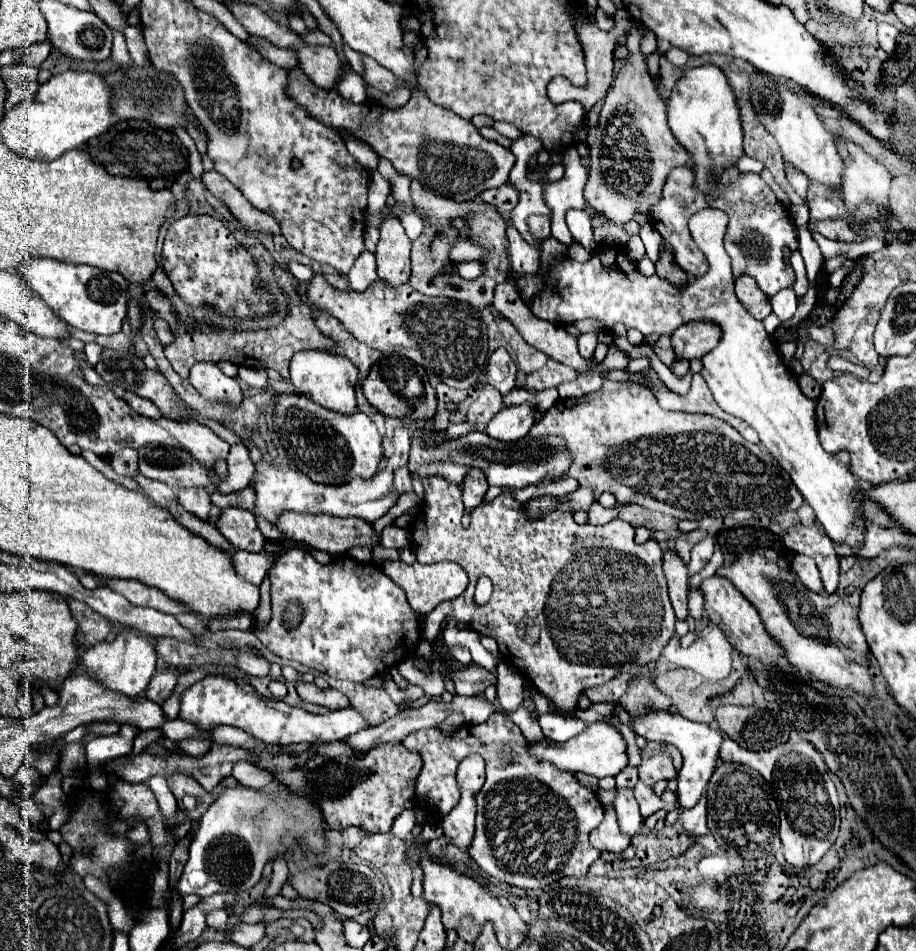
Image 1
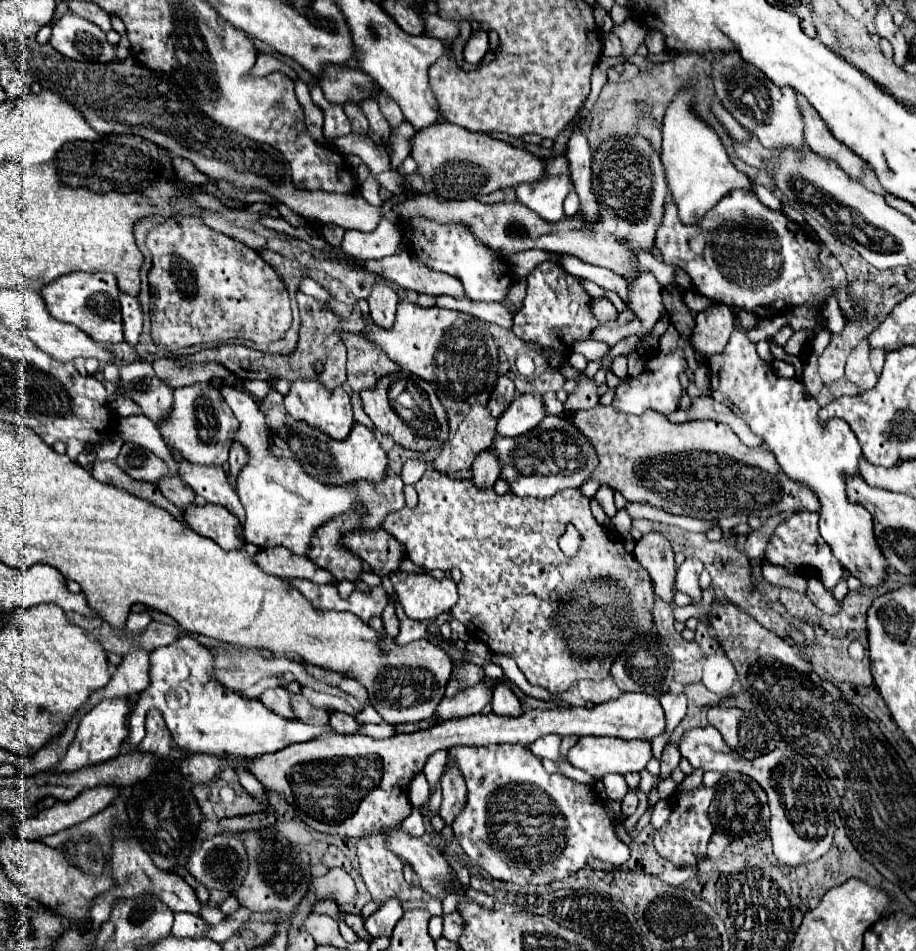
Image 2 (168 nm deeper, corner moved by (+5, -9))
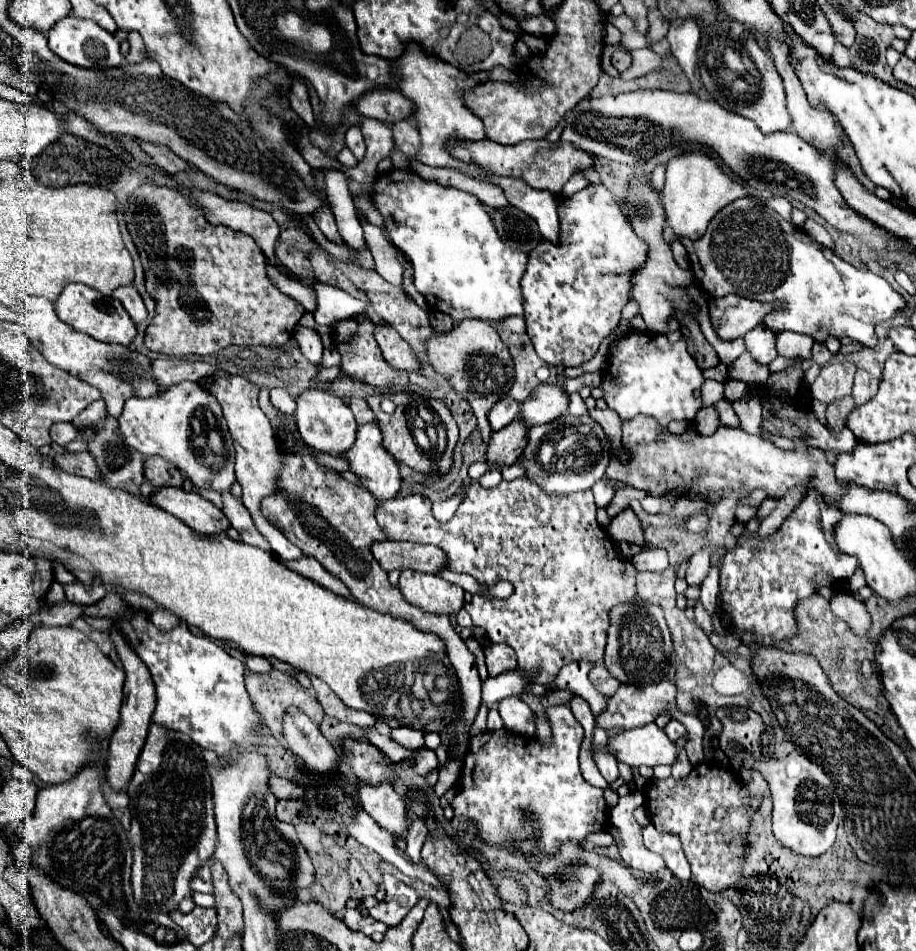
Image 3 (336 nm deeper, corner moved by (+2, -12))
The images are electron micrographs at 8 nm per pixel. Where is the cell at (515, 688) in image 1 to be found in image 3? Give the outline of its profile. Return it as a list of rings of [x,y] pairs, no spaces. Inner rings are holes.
[[[505,698],[499,702],[499,714],[505,722],[505,728],[523,734],[535,736],[535,714],[521,698]]]

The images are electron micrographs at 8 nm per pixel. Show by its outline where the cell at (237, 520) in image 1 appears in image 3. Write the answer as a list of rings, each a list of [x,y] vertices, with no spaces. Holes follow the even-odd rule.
[[[159,488],[149,496],[147,502],[153,502],[201,534],[223,534],[229,528],[229,520],[223,510],[195,490],[187,492],[183,488]]]

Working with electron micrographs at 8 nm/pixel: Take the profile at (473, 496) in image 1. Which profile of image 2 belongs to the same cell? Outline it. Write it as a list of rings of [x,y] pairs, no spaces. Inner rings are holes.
[[[492,449],[482,451],[472,463],[472,483],[478,489],[488,489],[498,481],[498,475],[500,475],[500,465],[494,457],[494,451]]]

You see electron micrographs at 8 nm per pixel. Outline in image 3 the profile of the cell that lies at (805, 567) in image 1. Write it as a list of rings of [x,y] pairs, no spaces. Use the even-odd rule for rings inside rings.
[[[837,594],[831,600],[831,610],[835,616],[845,620],[855,636],[865,636],[871,628],[871,616],[865,608],[865,602],[857,600],[851,594]]]

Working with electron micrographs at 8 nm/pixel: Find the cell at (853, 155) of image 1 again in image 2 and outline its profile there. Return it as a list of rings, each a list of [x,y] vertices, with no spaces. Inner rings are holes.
[[[798,95],[800,101],[800,111],[804,115],[804,135],[806,135],[806,143],[810,145],[810,149],[814,153],[818,153],[820,157],[826,157],[830,161],[834,161],[840,169],[844,169],[844,173],[854,179],[854,181],[862,181],[864,171],[866,171],[866,163],[862,161],[862,157],[858,157],[852,149],[848,149],[844,143],[840,143],[828,129],[828,125],[822,121],[822,117],[816,113],[814,107],[808,105],[808,101]]]

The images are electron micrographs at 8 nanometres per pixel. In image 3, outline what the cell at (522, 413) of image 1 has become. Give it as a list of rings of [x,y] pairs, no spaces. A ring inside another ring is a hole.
[[[539,384],[521,404],[521,418],[527,426],[547,424],[567,414],[569,394],[559,384]]]

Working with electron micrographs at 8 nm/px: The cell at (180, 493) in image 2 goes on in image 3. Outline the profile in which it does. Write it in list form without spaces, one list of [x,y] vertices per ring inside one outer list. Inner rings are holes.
[[[145,456],[145,478],[155,486],[183,486],[183,474],[177,470],[175,464],[169,464],[167,460],[161,460],[157,456]]]

